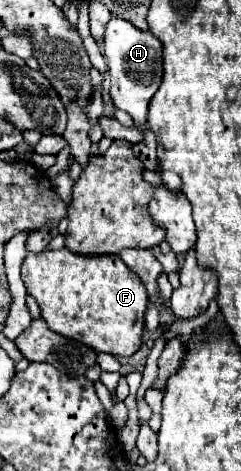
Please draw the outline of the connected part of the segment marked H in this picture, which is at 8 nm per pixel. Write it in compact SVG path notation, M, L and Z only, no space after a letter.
M112 16L104 30L104 56L110 74L110 96L116 108L134 118L136 128L144 132L148 118L148 104L162 84L162 42L152 32L138 30L134 24L120 16Z

